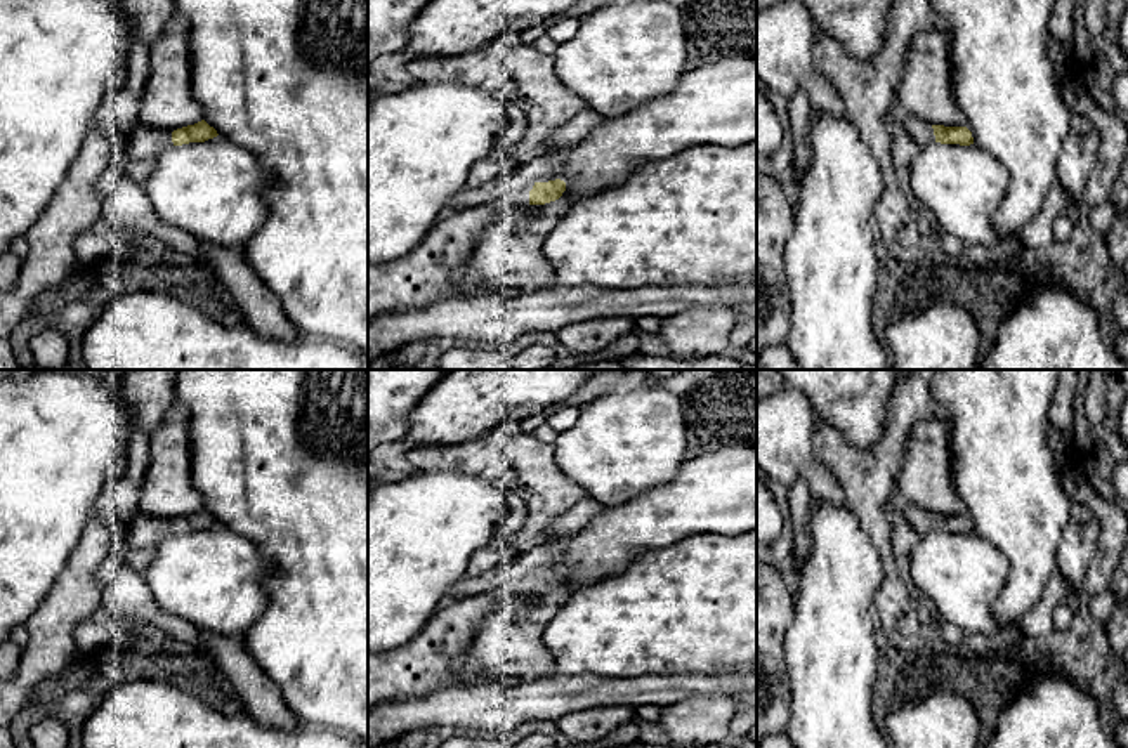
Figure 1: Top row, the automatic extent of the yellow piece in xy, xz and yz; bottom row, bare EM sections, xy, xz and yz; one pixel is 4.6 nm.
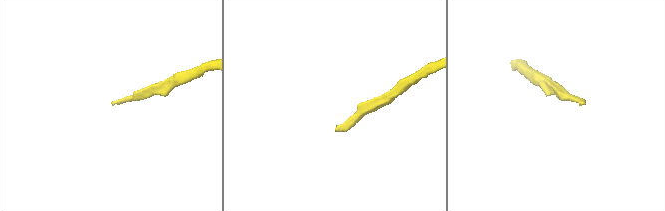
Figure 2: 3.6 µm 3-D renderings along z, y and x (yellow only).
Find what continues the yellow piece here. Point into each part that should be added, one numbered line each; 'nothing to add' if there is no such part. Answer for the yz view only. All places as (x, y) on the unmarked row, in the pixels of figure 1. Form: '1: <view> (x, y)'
1: yz (920, 519)

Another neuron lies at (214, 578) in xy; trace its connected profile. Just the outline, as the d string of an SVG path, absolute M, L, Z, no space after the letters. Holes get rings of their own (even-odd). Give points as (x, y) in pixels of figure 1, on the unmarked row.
M226 526L174 535L153 552L153 561L142 576L156 606L198 628L241 637L269 604L264 581L271 576L272 566L253 541Z

